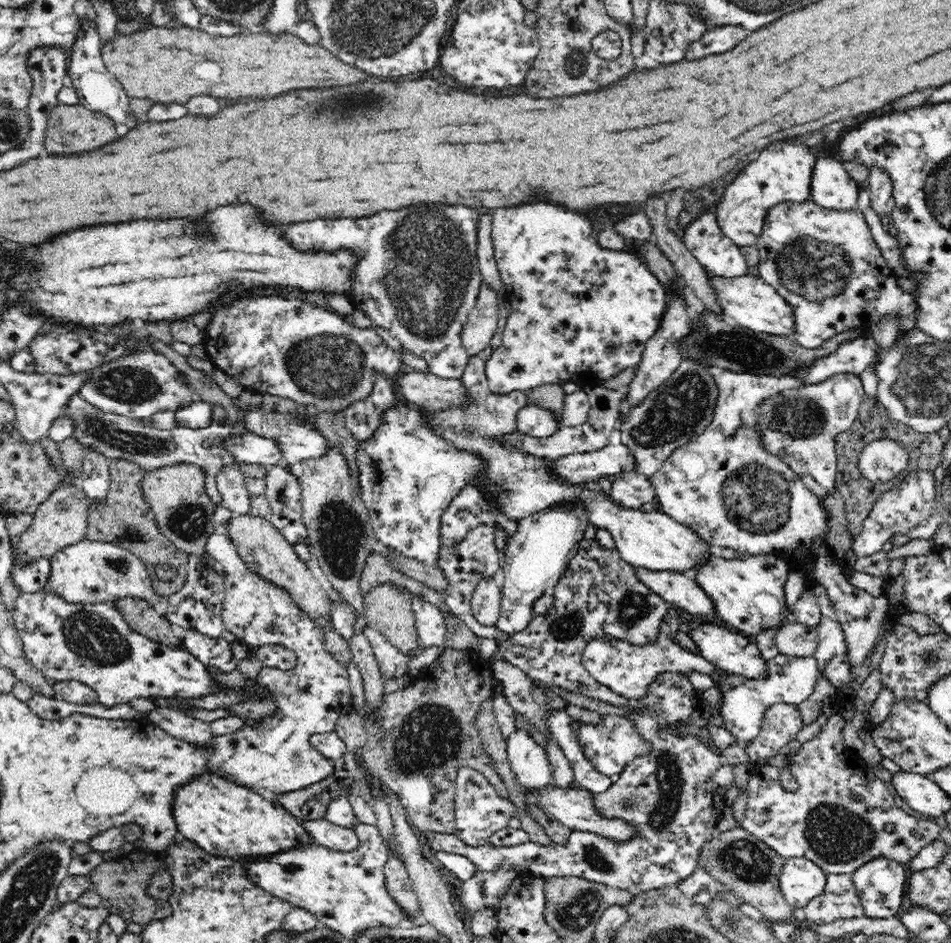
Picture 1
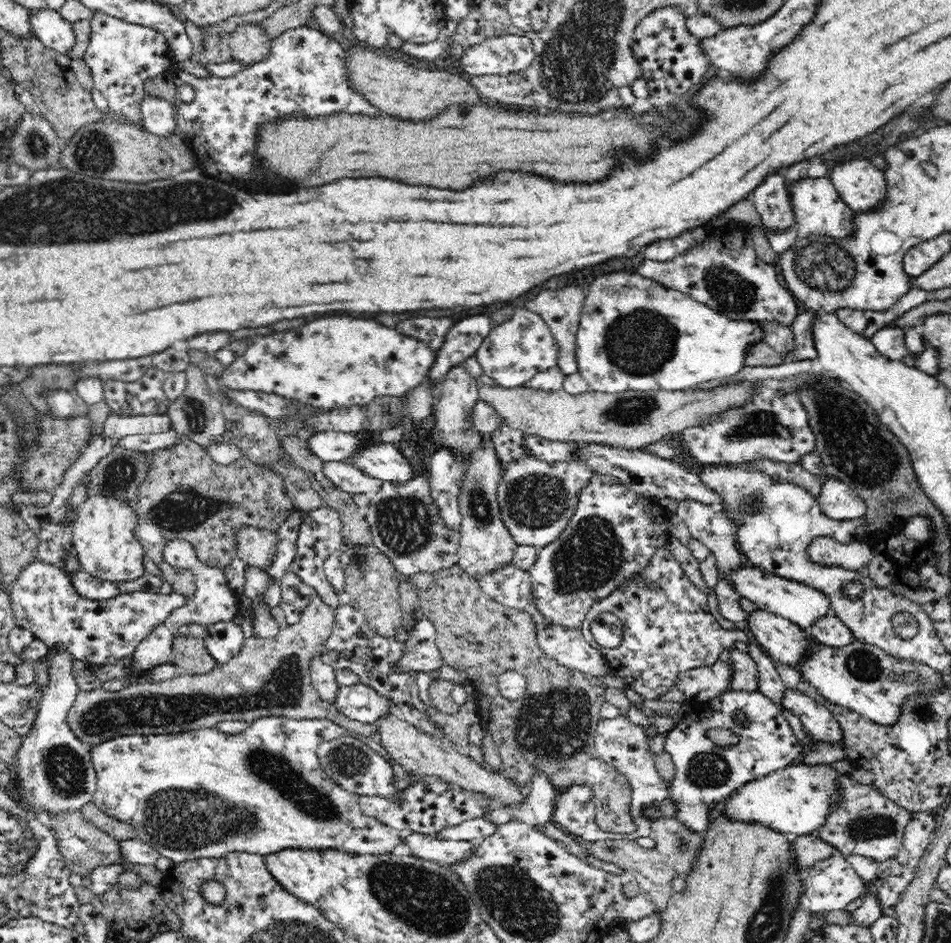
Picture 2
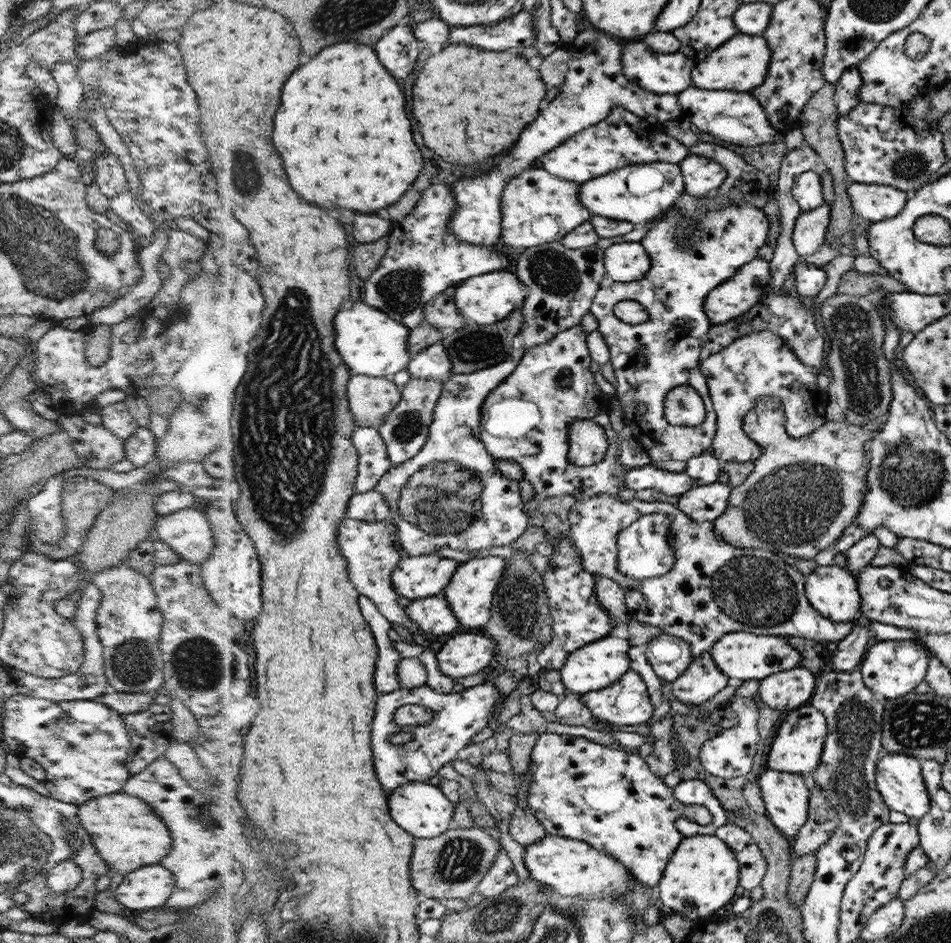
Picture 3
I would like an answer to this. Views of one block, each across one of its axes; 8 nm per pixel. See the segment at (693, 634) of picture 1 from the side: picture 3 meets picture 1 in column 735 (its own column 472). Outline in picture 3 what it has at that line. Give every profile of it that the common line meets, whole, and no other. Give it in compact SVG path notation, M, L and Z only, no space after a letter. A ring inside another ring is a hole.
M459 631L453 634L450 639L443 645L440 652L438 652L438 659L440 659L440 667L446 675L458 678L464 678L464 676L470 676L481 672L484 668L490 665L497 649L497 643L494 642L490 636L482 633L470 633L465 631Z

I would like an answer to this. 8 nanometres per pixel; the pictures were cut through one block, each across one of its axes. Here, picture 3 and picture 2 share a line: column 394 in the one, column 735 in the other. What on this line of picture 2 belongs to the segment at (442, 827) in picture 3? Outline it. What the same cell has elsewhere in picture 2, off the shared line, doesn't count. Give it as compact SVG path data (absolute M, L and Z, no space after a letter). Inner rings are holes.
M798 762L745 784L732 796L724 810L736 820L755 820L791 837L815 834L844 802L842 778L849 773L830 765L808 766Z

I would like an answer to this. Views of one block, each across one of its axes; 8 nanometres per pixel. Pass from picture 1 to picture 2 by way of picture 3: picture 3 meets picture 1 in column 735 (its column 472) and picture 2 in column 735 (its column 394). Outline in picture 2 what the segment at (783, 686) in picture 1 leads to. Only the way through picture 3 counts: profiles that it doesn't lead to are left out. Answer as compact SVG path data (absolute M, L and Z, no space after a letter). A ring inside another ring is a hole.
M726 691L709 702L695 705L693 710L667 732L663 750L670 753L676 768L675 778L669 786L668 800L673 802L673 817L678 819L689 832L704 834L709 828L712 809L725 800L731 800L737 790L745 784L802 761L808 752L808 747L796 738L789 720L778 710L777 705L772 704L770 699L758 692ZM711 728L728 728L738 736L738 743L727 746L716 745L705 734Z

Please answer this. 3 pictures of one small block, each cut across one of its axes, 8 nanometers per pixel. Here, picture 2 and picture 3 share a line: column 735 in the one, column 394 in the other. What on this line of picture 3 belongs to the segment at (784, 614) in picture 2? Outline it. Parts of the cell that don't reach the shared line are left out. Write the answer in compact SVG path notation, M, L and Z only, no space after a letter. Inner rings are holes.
M406 556L393 575L394 587L401 596L414 600L444 593L459 572L461 562L442 556Z

